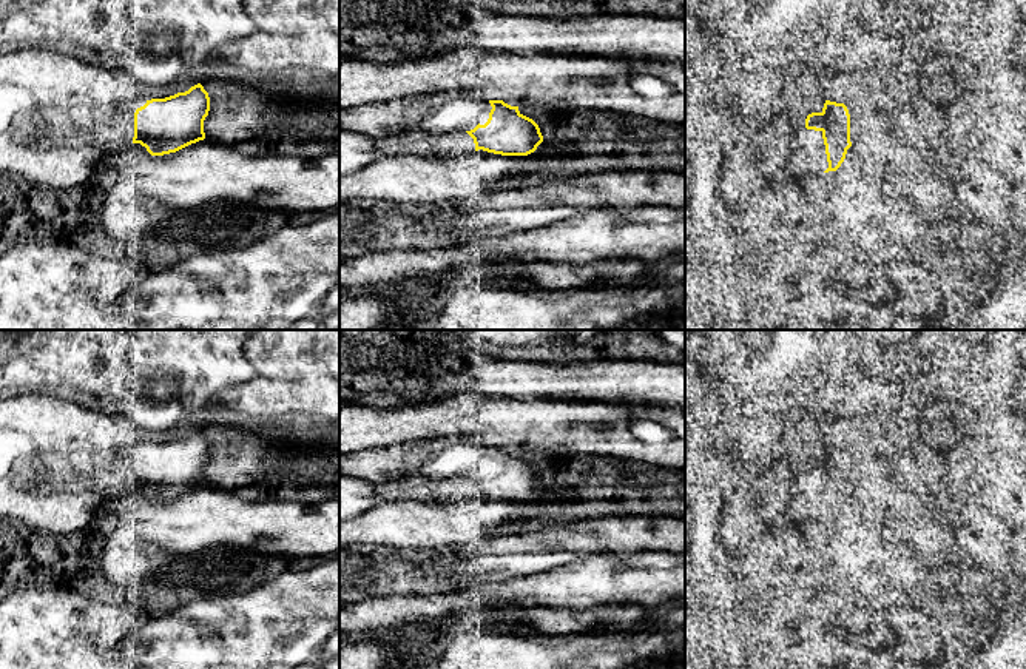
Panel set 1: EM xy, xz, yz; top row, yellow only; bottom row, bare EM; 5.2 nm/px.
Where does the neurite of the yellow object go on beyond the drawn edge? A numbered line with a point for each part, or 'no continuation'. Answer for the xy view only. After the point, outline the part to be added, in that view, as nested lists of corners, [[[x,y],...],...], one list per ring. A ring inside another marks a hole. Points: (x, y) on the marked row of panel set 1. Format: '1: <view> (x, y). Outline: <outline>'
1: xy (59, 116). Outline: [[[49,49],[0,55],[0,171],[48,188],[85,183],[105,156],[133,143],[134,113],[143,100],[140,83],[123,69],[97,68]]]

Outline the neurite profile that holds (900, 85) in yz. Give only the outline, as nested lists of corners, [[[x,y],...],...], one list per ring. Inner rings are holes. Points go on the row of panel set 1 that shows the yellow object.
[[[906,62],[904,65],[890,71],[881,80],[881,86],[889,97],[890,113],[895,114],[916,91],[916,65]]]

